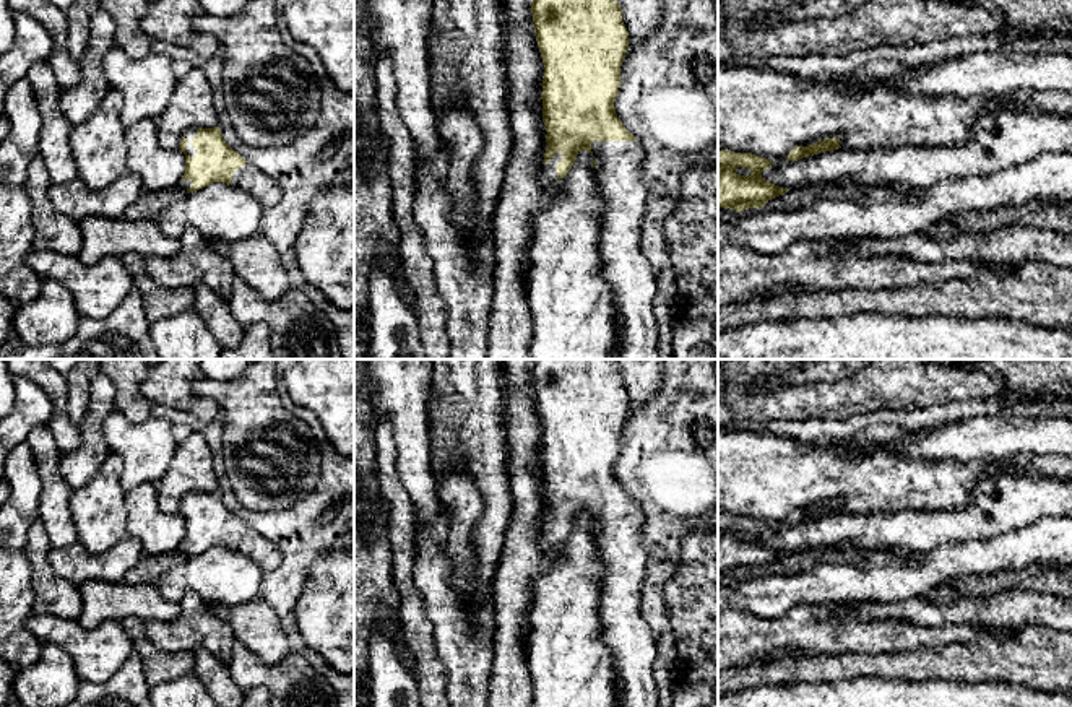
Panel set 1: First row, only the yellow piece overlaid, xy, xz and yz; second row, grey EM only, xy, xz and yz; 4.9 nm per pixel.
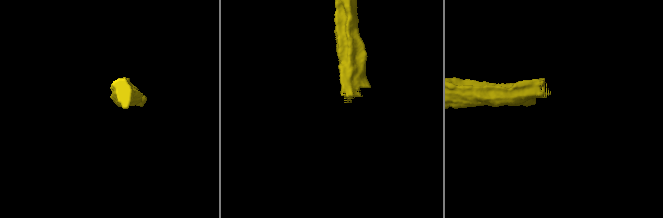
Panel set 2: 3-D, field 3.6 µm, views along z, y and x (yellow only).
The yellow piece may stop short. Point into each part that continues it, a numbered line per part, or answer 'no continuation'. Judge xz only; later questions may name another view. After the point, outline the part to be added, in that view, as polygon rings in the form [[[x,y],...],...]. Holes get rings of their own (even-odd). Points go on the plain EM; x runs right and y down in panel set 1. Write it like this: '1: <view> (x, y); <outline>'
1: xz (626, 633); [[[594,505],[590,509],[594,518],[594,541],[599,549],[599,559],[604,566],[604,575],[599,590],[598,618],[603,640],[611,652],[611,666],[614,678],[619,678],[617,696],[620,702],[616,707],[658,707],[658,686],[653,676],[656,663],[656,642],[653,631],[640,613],[640,592],[645,582],[646,551],[642,543],[642,527],[645,514],[638,505]]]

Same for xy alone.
1: xy (190, 496); [[[188,492],[187,496],[185,496],[185,502],[187,502],[187,518],[190,520],[190,522],[195,522],[195,518],[197,518],[197,514],[192,510],[192,507],[190,507],[190,504],[197,499],[197,494],[198,492]]]

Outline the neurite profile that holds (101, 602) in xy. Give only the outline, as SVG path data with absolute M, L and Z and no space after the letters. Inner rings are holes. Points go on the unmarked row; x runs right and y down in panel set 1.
M89 580L83 582L78 592L81 595L78 622L86 629L106 621L122 622L125 618L167 622L182 613L180 605L167 601L153 583Z

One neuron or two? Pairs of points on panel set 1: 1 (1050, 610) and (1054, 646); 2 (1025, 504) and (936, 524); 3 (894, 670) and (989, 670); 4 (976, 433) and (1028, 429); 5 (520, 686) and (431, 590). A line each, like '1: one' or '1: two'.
1: two
2: one
3: one
4: one
5: two

